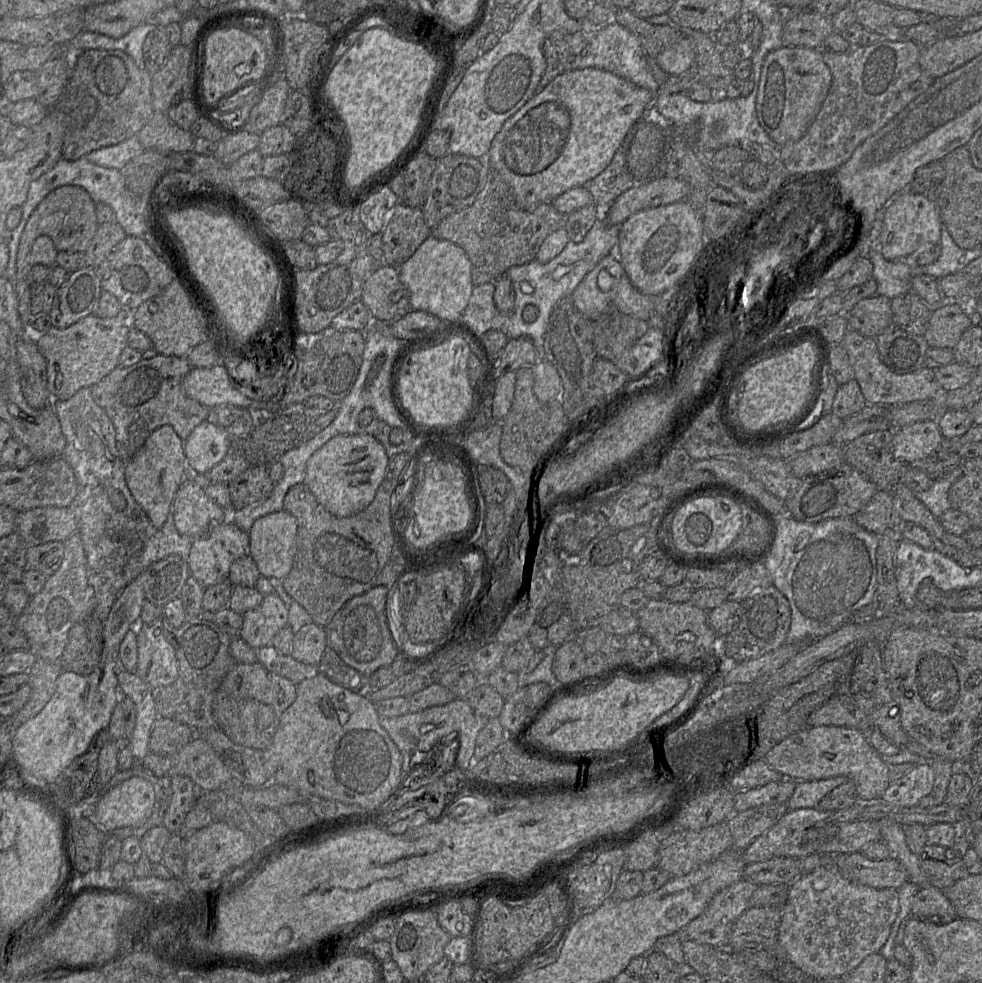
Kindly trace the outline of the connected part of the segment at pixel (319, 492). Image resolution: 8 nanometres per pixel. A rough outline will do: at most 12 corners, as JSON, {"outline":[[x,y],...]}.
{"outline":[[341,434],[303,483],[345,518],[373,501],[388,462],[373,436]]}

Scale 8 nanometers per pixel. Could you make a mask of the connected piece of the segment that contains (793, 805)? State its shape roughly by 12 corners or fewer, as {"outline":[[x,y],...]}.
{"outline":[[845,776],[797,781],[789,810],[816,808],[849,781]]}

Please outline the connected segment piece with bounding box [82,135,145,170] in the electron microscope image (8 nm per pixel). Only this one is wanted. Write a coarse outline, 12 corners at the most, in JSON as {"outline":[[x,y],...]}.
{"outline":[[135,135],[82,157],[121,170],[144,150]]}

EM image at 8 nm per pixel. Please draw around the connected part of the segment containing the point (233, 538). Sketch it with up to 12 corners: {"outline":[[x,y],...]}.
{"outline":[[228,519],[193,539],[190,573],[204,588],[228,580],[249,534]]}

